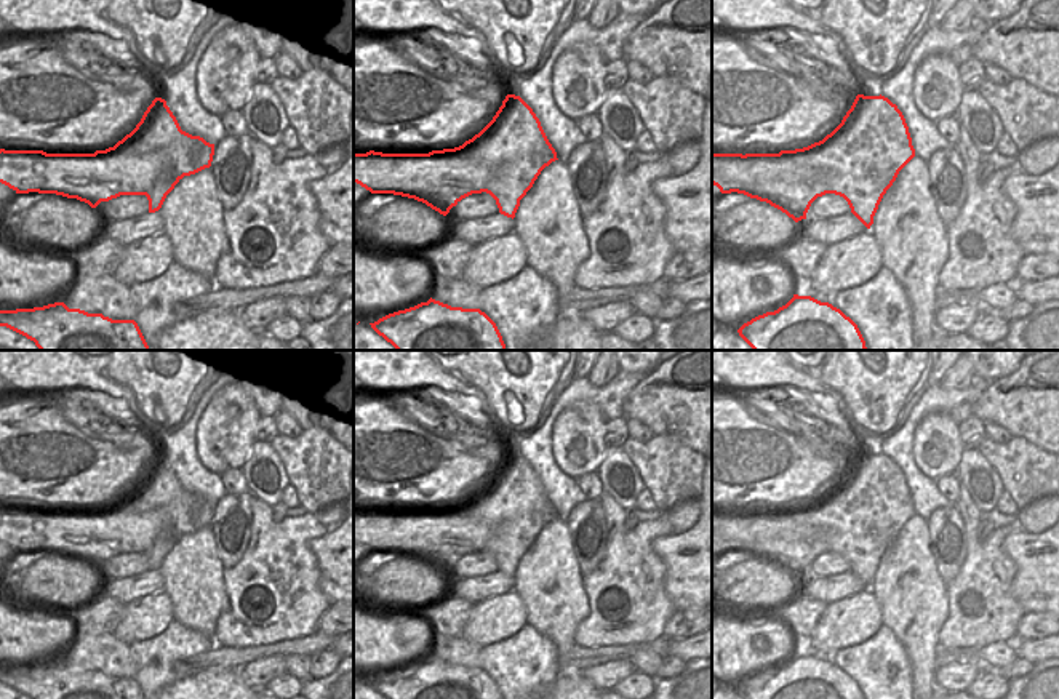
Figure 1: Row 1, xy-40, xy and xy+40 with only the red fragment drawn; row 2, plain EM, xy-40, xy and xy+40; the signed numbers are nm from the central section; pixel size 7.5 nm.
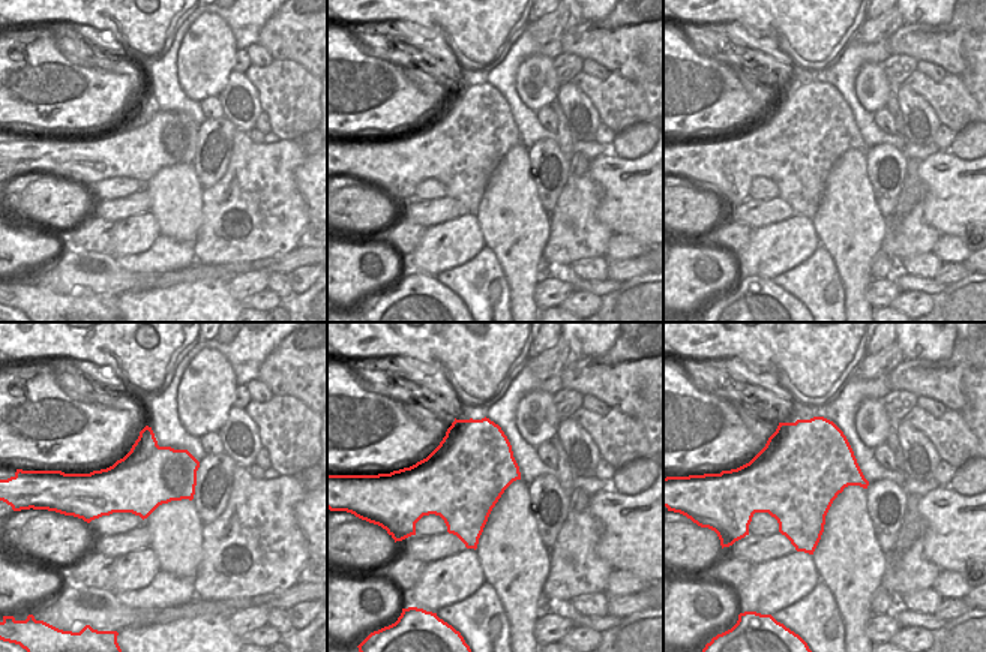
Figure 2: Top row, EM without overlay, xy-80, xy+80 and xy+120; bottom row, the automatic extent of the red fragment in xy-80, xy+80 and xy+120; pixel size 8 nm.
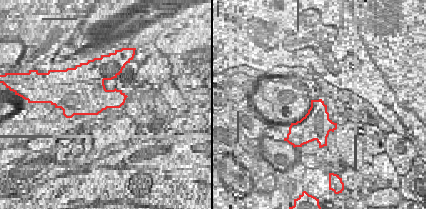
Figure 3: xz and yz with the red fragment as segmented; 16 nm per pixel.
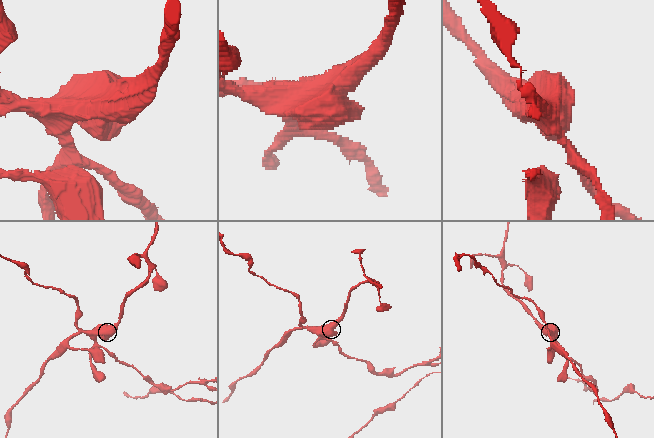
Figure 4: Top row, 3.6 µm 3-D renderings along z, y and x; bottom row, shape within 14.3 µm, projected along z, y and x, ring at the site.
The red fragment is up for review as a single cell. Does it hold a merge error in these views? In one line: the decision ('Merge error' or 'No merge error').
Merge error.

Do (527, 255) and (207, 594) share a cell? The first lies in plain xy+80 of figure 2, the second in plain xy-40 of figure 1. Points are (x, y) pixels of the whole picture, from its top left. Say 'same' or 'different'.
same

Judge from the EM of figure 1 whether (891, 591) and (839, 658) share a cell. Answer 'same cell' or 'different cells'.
different cells

